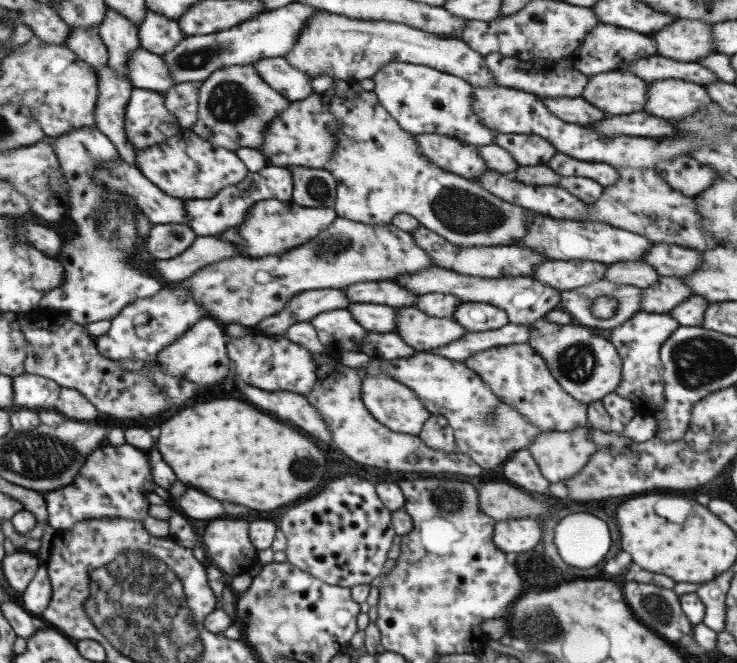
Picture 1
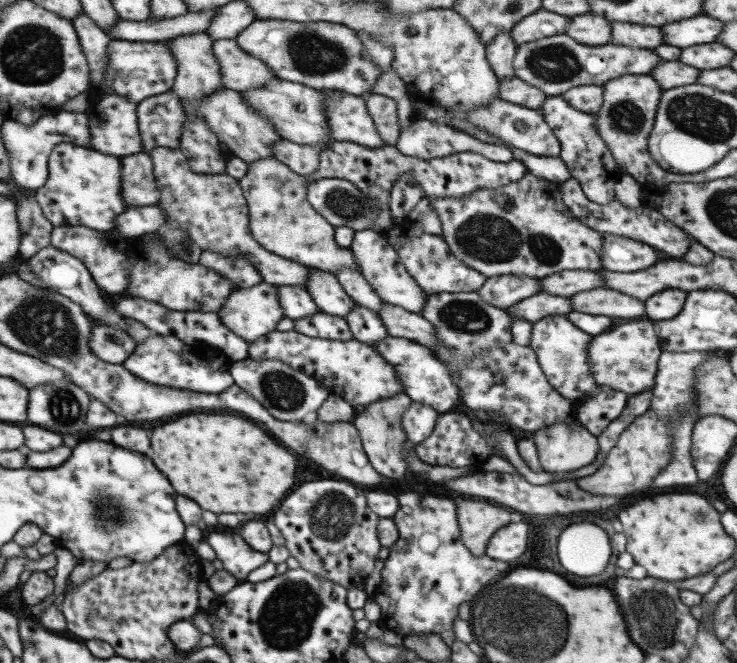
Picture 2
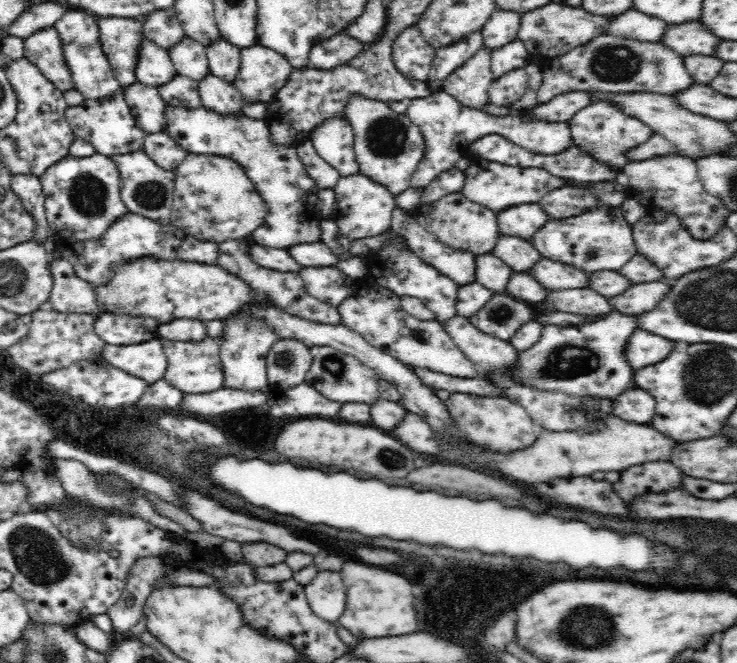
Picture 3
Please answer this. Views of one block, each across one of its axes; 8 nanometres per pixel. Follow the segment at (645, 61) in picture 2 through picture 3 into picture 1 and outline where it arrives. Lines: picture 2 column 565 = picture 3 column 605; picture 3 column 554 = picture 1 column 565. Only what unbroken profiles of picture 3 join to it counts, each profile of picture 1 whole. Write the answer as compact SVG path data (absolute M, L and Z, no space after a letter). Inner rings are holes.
M493 52L485 56L486 64L497 86L523 90L535 94L538 98L578 97L583 93L584 87L588 84L588 75L578 72L571 58L554 61L550 59L533 59L523 61L516 57L509 57Z

